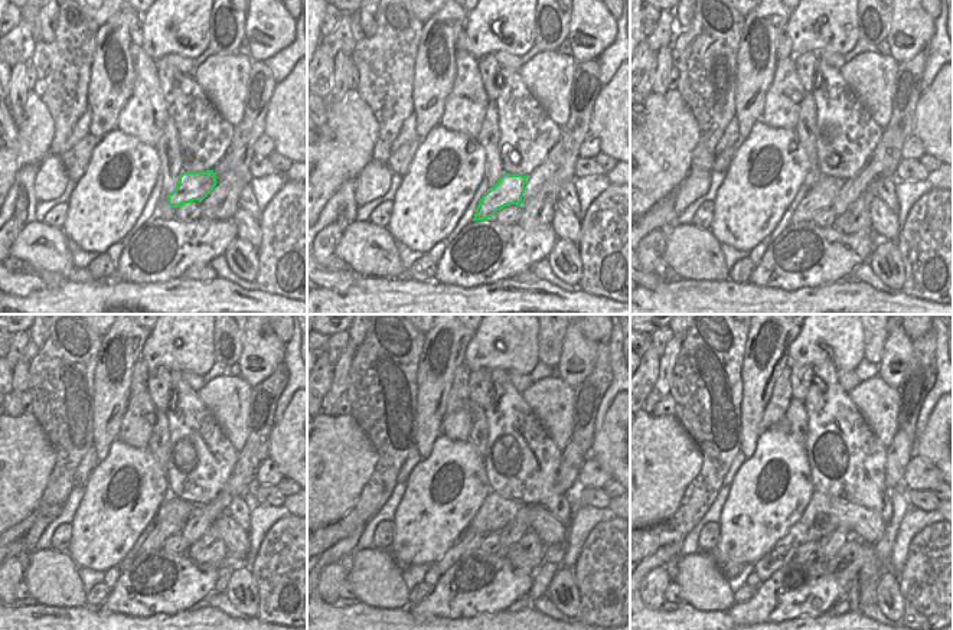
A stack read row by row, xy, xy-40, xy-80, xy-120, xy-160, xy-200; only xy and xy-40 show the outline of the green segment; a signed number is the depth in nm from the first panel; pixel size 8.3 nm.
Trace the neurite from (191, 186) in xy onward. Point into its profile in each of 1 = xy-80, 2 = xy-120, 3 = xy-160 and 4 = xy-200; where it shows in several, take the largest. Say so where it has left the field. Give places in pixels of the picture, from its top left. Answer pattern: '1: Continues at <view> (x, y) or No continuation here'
1: Continues at xy-80 (821, 196)
2: Continues at xy-120 (162, 531)
3: Continues at xy-160 (469, 542)
4: Continues at xy-200 (769, 564)

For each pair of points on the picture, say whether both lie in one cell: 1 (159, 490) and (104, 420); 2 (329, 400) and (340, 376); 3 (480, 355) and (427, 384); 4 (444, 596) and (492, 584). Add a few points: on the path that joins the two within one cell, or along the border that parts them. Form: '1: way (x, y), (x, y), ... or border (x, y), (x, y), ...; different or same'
1: border (117, 437), (110, 451), (98, 463); different
2: way (335, 394), (340, 382); same
3: border (475, 332), (463, 361); different
4: way (456, 596), (463, 591), (476, 591), (480, 587); same

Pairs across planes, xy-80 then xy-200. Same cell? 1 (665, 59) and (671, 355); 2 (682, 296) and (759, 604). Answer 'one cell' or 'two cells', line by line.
1: one cell
2: two cells

